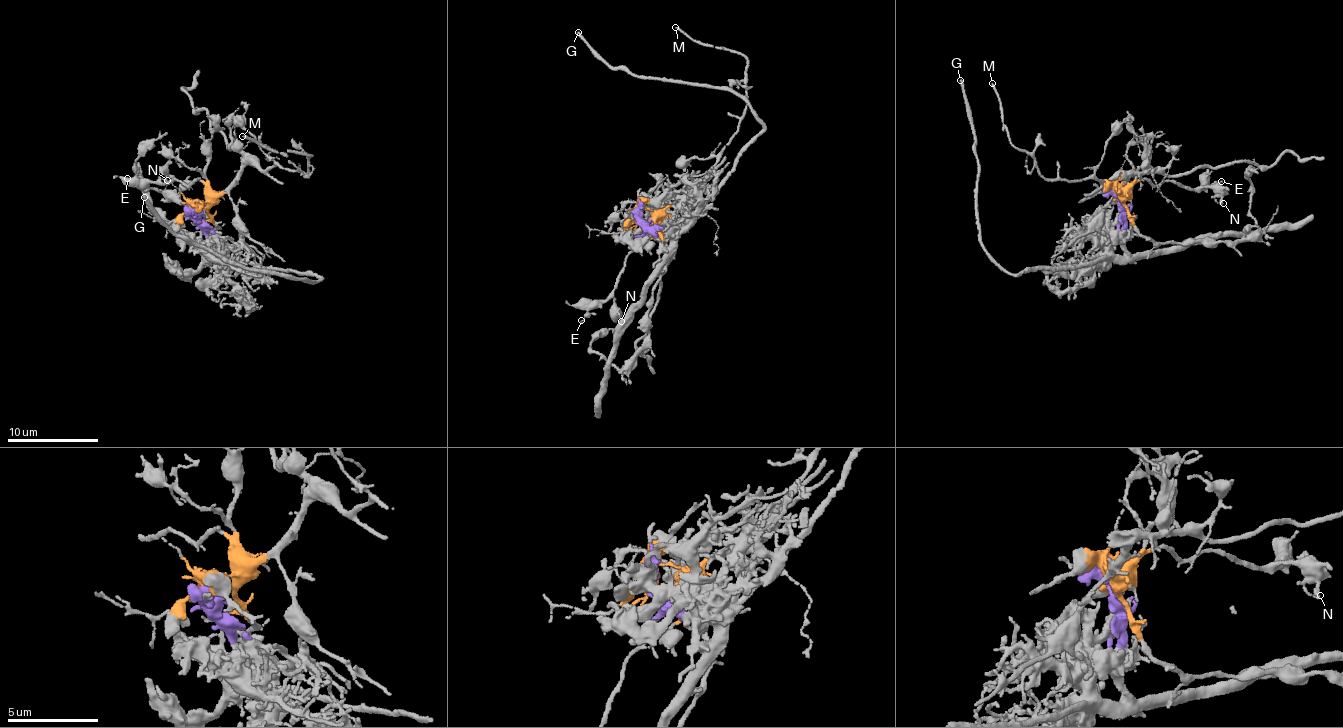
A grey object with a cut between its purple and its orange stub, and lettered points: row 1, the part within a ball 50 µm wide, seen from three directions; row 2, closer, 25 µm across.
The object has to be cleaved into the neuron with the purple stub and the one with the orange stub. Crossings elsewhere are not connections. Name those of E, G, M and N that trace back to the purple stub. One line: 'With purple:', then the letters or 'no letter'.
With purple: G

